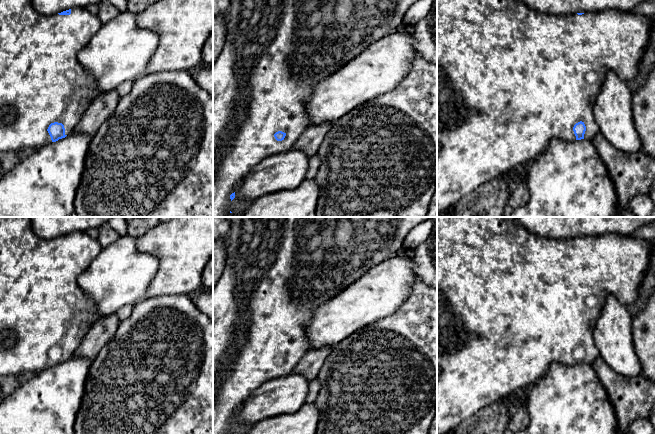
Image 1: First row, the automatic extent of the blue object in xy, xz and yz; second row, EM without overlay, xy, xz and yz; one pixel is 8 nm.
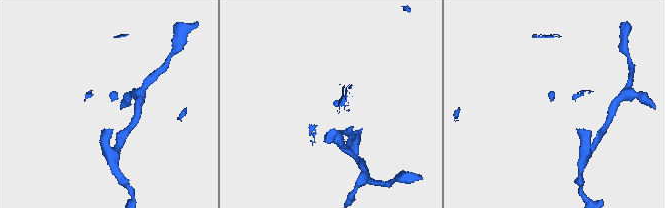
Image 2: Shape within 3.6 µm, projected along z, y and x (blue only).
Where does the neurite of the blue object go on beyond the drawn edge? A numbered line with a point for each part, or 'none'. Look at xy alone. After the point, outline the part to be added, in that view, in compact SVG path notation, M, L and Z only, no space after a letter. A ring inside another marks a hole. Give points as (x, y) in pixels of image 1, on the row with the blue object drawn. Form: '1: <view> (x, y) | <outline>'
1: xy (41, 80) | M0 0L0 151L19 151L23 148L38 150L50 143L51 137L47 131L54 122L62 123L65 135L74 133L74 128L79 123L82 115L89 105L97 98L98 86L95 78L91 76L79 63L77 55L91 40L93 35L101 28L102 23L98 15L91 14L86 8L71 9L70 15L45 16L37 13L31 0Z

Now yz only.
1: yz (510, 79) | M437 0L437 214L517 165L531 163L552 140L575 141L573 127L580 121L586 126L584 139L592 142L600 133L594 119L594 106L606 73L613 71L625 82L637 78L653 25L650 17L615 9L582 15L552 15L530 8L521 0Z

